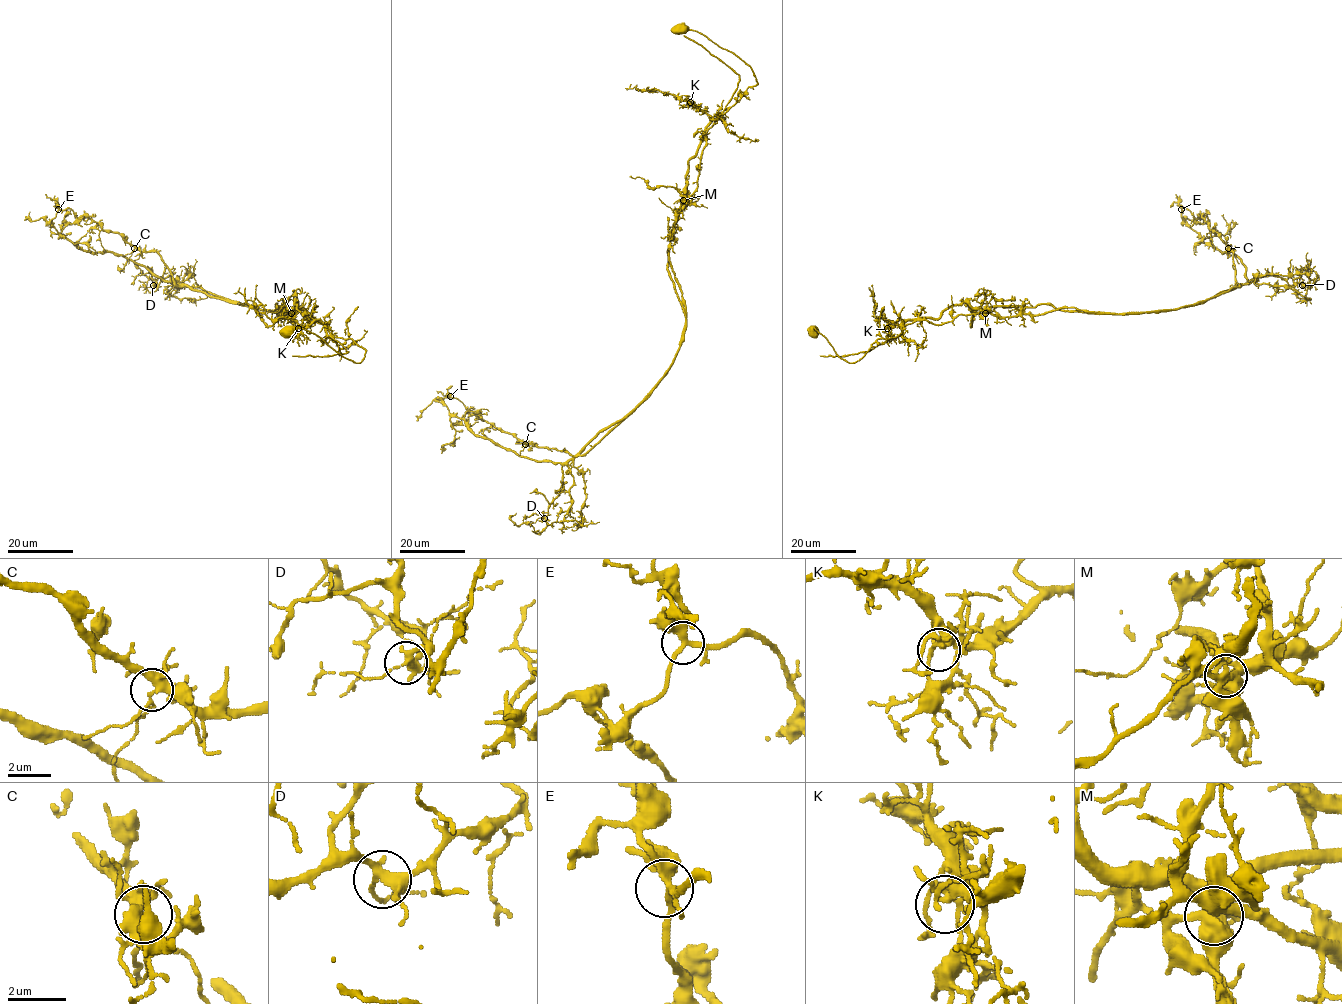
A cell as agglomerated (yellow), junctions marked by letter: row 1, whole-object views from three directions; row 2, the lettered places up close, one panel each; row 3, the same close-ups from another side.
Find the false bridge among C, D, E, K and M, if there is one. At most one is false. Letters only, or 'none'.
M

